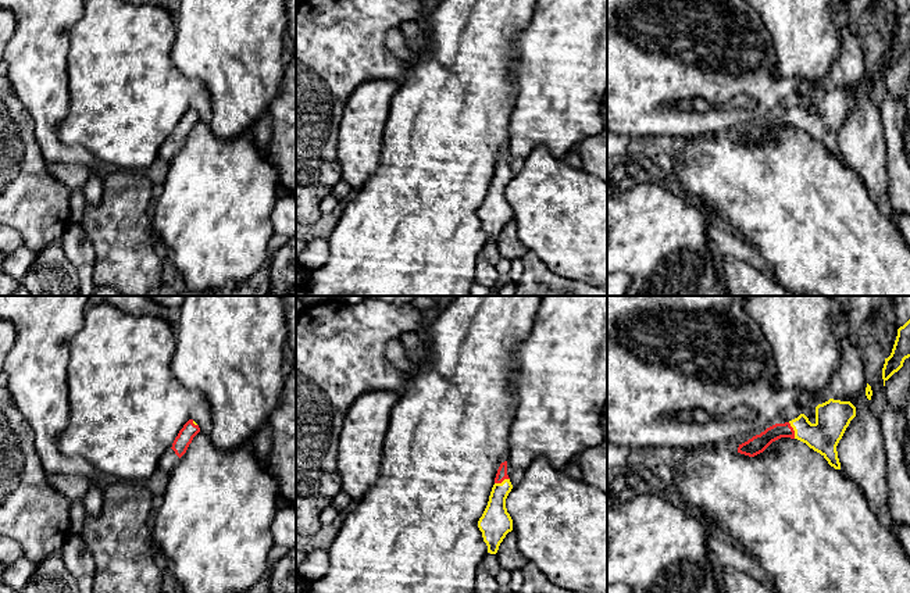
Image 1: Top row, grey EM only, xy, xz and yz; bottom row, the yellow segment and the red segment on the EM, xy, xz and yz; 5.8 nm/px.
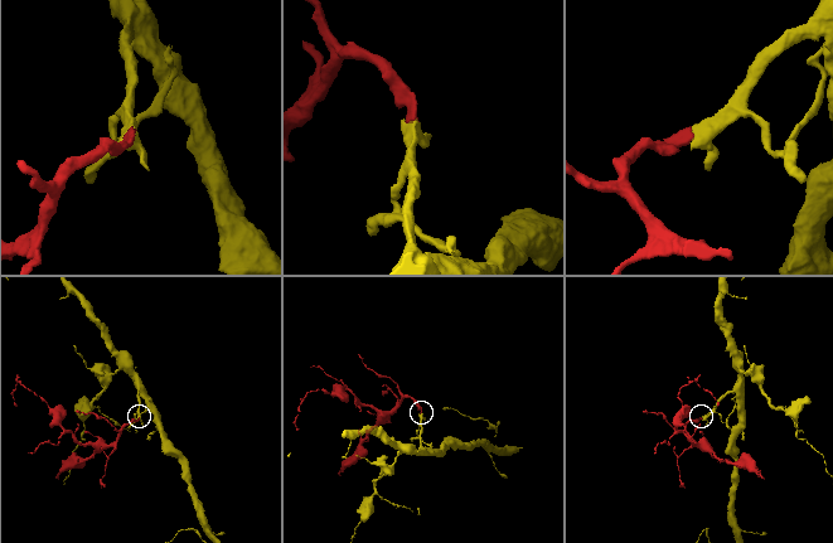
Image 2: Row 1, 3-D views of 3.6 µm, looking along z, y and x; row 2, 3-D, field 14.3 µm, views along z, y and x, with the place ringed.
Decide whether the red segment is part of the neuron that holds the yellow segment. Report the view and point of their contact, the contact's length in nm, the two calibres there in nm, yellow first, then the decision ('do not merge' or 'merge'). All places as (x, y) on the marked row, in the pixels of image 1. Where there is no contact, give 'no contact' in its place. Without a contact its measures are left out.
contact yz (793, 429); length 100 nm; calibres 200 and 100 nm; merge

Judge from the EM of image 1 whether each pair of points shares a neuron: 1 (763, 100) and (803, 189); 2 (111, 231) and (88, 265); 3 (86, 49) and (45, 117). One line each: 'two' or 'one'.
1: two
2: two
3: two

